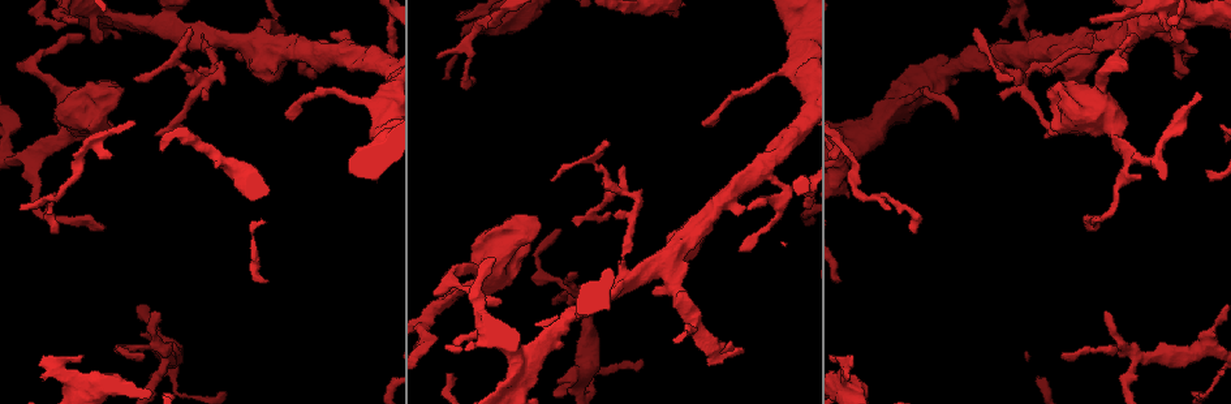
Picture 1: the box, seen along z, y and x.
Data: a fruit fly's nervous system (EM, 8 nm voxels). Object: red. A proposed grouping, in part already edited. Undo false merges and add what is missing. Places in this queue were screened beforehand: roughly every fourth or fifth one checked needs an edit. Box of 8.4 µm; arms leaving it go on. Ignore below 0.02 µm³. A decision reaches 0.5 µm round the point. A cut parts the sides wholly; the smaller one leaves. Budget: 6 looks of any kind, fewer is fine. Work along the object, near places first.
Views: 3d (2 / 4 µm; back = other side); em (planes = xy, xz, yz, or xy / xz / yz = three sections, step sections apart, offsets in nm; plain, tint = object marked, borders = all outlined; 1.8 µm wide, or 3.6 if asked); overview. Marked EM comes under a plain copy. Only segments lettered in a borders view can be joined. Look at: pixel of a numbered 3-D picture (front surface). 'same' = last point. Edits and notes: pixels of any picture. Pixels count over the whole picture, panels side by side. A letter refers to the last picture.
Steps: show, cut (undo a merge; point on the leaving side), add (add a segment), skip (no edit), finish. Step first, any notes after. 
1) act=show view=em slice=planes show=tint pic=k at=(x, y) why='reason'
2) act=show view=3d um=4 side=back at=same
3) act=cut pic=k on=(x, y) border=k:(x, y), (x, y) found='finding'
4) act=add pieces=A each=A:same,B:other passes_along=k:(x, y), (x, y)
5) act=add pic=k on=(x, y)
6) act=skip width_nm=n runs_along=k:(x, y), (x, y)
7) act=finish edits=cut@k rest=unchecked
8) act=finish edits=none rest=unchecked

act=show view=em slice=planes show=borders pic=1 at=(850, 357)

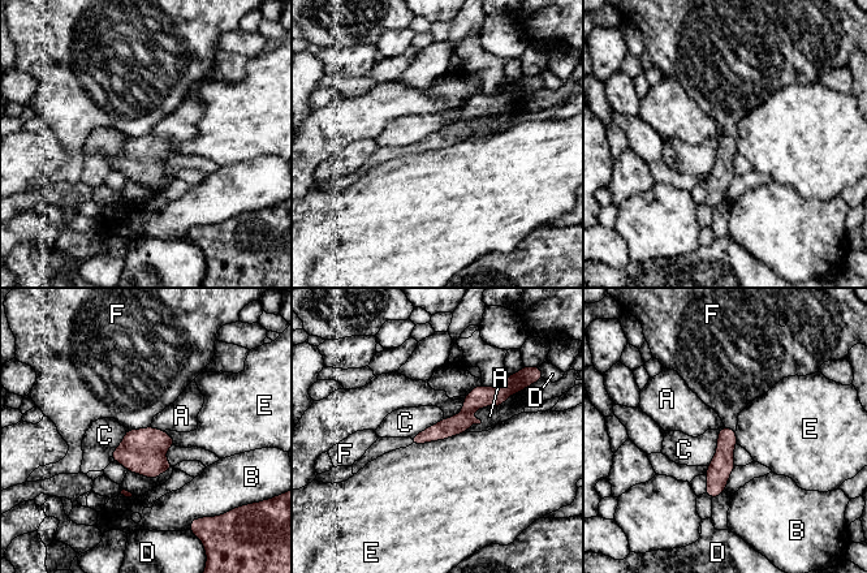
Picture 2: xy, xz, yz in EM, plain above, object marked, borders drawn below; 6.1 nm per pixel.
act=skip each=A:other,B:other,C:other,D:other,E:other,F:other runs_along=2:(504, 393), (413, 442) found='no lettered segment goes on from it'

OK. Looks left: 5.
act=show view=em slice=planes show=borders pic=1 at=(626, 190) why='sharp bend'

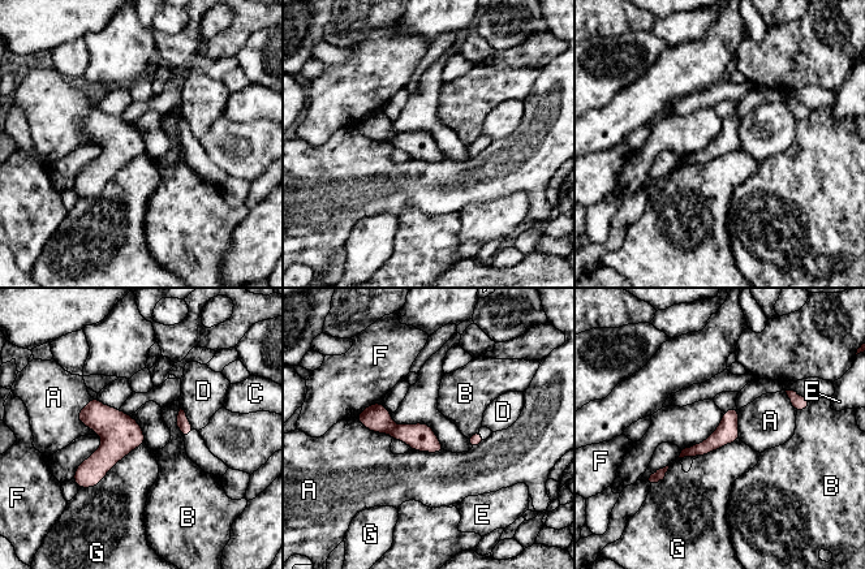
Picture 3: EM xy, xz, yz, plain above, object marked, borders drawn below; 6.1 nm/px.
act=skip width_nm=140 each=A:other,B:other,C:other,D:other,E:other,F:other,G:other runs_along=3:(361, 417), (440, 448) found='one neuron here'

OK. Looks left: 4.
act=show view=em slice=planes show=borders pic=1 at=(524, 360) why='small branch off a trunk'

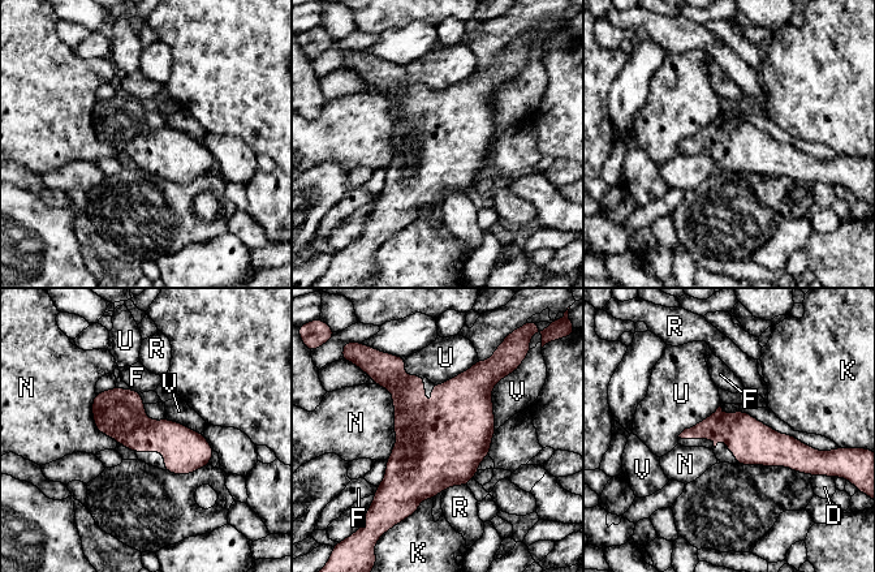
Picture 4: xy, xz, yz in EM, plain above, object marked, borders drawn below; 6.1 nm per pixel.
act=skip longest_contact=N:480nm each=D:other,F:other,K:other,N:other,R:other,U:other,V:other border=4:(374, 383), (395, 411), (386, 459) found='one neuron here'

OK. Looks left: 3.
act=finish edits=none rest=unchecked

